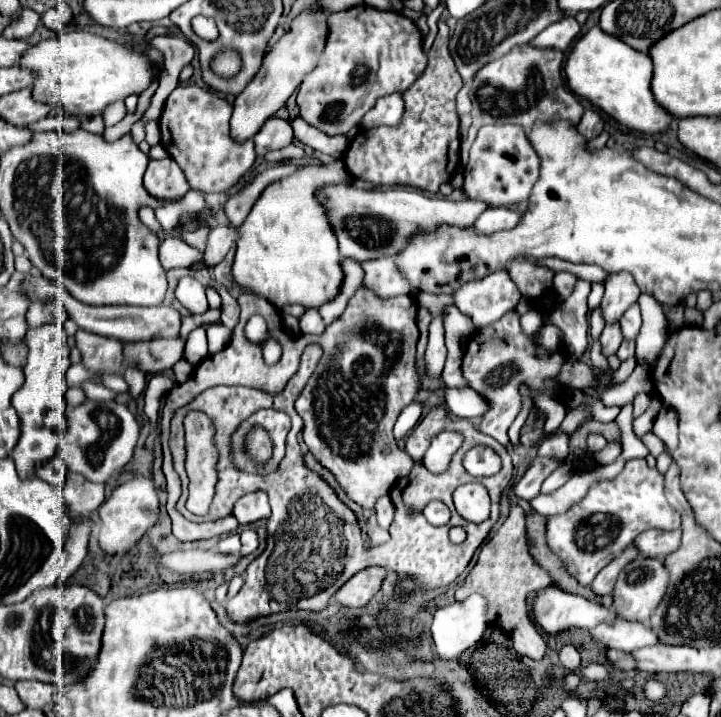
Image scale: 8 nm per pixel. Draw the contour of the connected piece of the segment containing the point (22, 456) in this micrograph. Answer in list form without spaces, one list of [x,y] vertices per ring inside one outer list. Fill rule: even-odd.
[[[45,323],[45,325],[39,325],[37,329],[29,329],[23,341],[25,345],[29,345],[29,357],[23,367],[25,383],[13,395],[13,405],[21,415],[21,437],[17,447],[13,449],[13,461],[21,477],[31,477],[33,469],[39,463],[47,461],[49,457],[55,457],[57,445],[67,429],[63,395],[67,391],[65,373],[71,365],[69,361],[71,351],[67,347],[65,329],[59,323]]]

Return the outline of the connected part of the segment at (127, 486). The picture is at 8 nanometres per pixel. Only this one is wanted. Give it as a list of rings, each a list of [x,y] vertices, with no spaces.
[[[135,477],[113,491],[113,495],[99,507],[101,529],[99,529],[99,547],[105,555],[125,555],[129,553],[141,537],[151,529],[159,517],[157,507],[157,489],[151,479]]]

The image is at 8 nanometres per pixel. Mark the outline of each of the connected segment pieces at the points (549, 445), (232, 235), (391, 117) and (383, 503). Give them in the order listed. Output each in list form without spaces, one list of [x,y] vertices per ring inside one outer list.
[[[557,429],[551,437],[543,441],[543,445],[539,447],[539,455],[557,455],[565,459],[569,455],[569,433],[565,433],[563,429]]]
[[[233,225],[211,229],[211,233],[207,237],[207,249],[203,251],[205,265],[213,267],[219,261],[223,261],[227,251],[235,245],[235,239],[237,239],[237,227],[233,227]]]
[[[393,93],[377,101],[377,105],[363,117],[361,127],[371,129],[379,125],[397,125],[403,117],[403,95]]]
[[[387,495],[377,501],[375,511],[377,511],[377,523],[379,523],[383,529],[389,529],[391,521],[393,521],[393,515],[395,515],[395,505],[391,503],[391,499],[389,499]]]

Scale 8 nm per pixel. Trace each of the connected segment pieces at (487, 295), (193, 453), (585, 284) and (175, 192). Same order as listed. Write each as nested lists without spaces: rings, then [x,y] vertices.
[[[495,271],[485,279],[461,285],[453,297],[457,309],[473,319],[475,329],[481,329],[515,309],[521,299],[521,291],[507,271]]]
[[[189,411],[185,417],[185,439],[187,439],[187,475],[189,475],[189,499],[187,499],[187,509],[195,515],[207,515],[209,505],[215,495],[215,485],[217,485],[217,461],[219,461],[219,451],[215,447],[215,427],[211,419],[201,413],[201,411]]]
[[[577,281],[575,291],[565,303],[557,305],[553,313],[545,313],[543,321],[561,329],[563,343],[575,359],[581,359],[589,349],[589,321],[587,321],[587,297],[591,293],[589,281]]]
[[[165,157],[159,161],[149,161],[145,173],[145,189],[157,199],[179,199],[191,187],[181,173],[181,167],[171,157]]]

